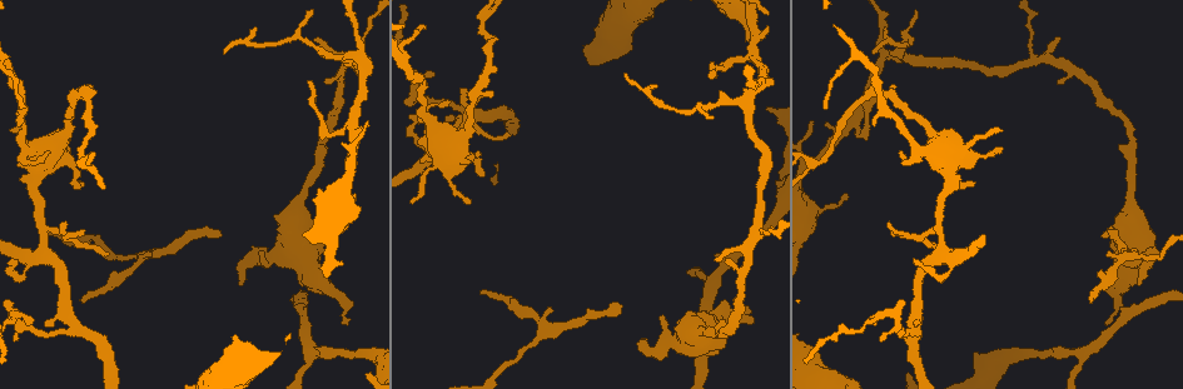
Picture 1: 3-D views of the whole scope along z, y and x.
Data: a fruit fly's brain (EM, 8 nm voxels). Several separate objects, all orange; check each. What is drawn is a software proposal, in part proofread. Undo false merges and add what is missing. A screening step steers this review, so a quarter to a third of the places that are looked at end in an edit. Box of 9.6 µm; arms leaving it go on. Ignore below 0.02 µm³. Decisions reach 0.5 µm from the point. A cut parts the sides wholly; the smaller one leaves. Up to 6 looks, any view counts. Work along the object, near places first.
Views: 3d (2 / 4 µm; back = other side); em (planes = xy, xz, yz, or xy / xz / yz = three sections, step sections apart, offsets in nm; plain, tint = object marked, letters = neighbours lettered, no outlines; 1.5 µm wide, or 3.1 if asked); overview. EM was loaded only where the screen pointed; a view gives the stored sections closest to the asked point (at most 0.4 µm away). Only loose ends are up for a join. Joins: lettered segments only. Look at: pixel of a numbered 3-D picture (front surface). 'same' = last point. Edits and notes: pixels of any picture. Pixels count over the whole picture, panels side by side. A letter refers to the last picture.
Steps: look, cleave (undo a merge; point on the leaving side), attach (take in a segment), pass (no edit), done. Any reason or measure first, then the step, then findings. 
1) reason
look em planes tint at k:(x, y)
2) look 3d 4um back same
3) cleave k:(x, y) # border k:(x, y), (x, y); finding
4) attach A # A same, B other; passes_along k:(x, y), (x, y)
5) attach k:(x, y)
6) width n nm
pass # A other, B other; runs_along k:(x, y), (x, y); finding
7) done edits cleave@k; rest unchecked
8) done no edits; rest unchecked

an open end
look 3d 2um at 1:(620, 308)

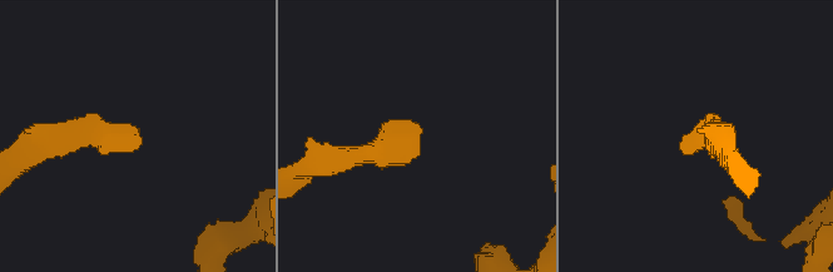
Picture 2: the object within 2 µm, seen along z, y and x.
need the tissue
look em planes letters at 2:(687, 142)

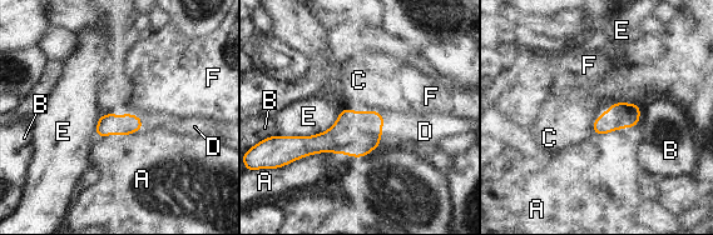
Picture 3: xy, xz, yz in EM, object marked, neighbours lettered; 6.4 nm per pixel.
attach D # A other, B other, C other, D same, E other, F other; passes_along 3:(355, 133), (381, 131), (419, 131); the cell continues

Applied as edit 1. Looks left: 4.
three-way junction
look em planes tint at 1:(1083, 353)

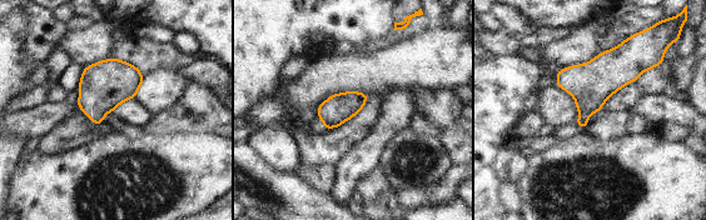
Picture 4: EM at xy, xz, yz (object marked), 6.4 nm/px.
see the neighbours
look em planes letters same

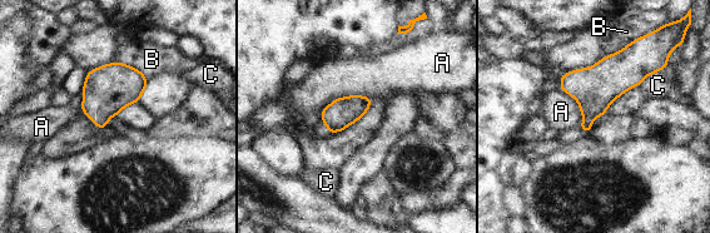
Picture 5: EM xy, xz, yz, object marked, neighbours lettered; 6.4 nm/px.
pass # A other, B other, C other; border 5:(661, 70), (651, 73), (639, 85); continuous, no second cell

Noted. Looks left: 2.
free end
look em planes letters at 1:(83, 230)

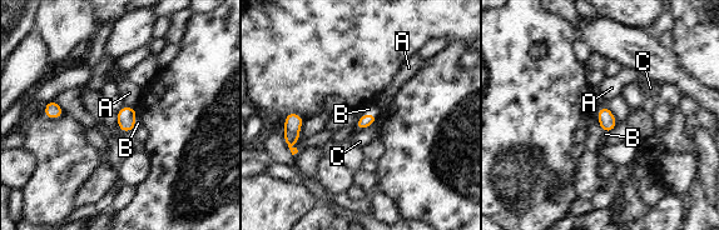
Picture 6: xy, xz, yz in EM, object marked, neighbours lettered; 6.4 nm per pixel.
longest_contact C 140 nm
attach B # A other, B same, C other; the cell continues

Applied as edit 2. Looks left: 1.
done edits attach@3, attach@6; rest unchecked

